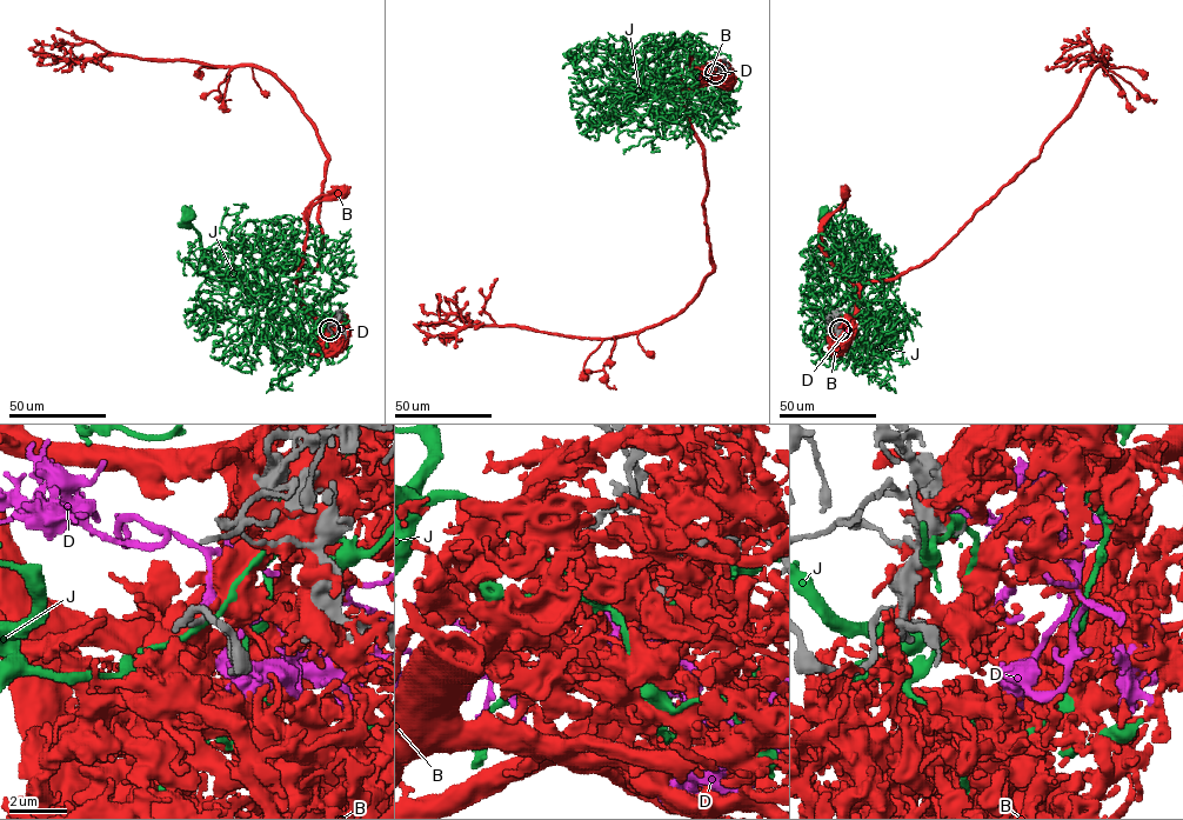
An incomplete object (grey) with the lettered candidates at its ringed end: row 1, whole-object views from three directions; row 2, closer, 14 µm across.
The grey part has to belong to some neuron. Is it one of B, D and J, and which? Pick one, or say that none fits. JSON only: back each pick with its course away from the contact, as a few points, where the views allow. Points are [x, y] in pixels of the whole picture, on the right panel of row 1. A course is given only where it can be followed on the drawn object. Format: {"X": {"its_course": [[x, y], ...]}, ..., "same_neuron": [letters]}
{"same_neuron": []}

